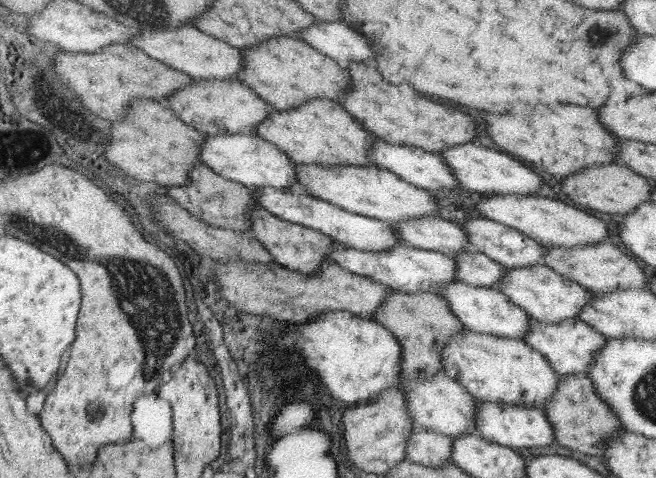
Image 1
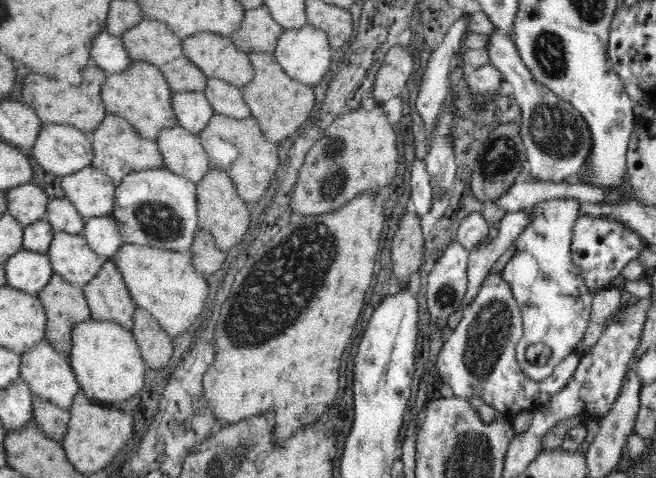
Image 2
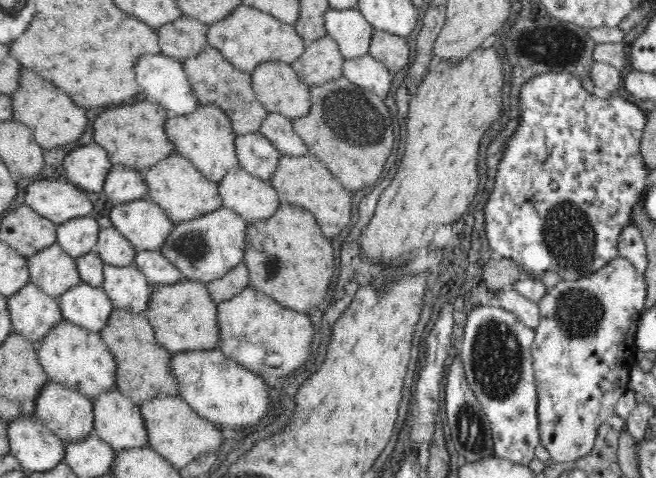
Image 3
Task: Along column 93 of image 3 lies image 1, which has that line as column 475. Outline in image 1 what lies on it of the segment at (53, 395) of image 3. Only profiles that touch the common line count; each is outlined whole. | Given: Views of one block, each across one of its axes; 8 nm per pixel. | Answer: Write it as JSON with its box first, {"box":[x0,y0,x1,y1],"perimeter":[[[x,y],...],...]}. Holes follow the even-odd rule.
{"box":[475,402,556,449],"perimeter":[[[478,402],[475,434],[480,434],[490,442],[496,442],[512,449],[532,448],[532,446],[550,446],[556,444],[556,430],[547,418],[545,411],[536,407],[508,405],[502,402]]]}

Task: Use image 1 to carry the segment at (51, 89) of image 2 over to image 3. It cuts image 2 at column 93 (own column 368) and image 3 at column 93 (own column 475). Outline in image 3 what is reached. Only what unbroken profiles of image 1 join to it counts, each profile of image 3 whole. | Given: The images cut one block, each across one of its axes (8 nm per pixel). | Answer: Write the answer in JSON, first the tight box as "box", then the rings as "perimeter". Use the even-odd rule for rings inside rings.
{"box":[92,102,175,173],"perimeter":[[[130,102],[128,106],[112,108],[96,116],[92,122],[94,140],[108,155],[113,165],[124,165],[143,173],[154,163],[174,153],[175,146],[165,136],[163,122],[168,118],[162,106],[150,102]]]}

